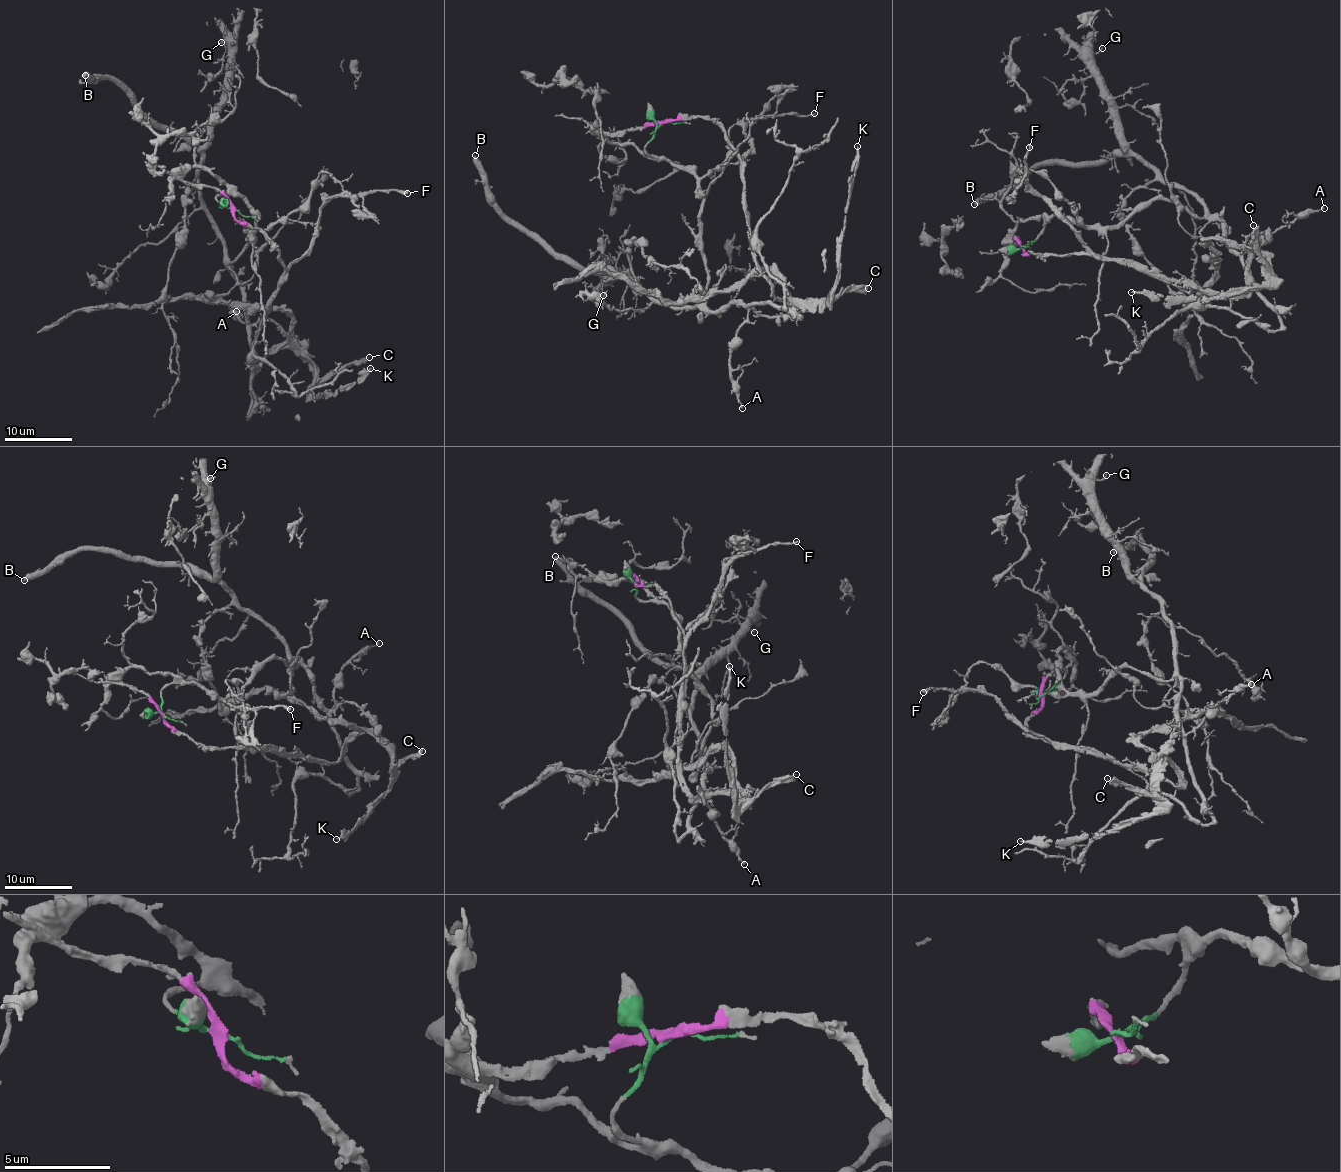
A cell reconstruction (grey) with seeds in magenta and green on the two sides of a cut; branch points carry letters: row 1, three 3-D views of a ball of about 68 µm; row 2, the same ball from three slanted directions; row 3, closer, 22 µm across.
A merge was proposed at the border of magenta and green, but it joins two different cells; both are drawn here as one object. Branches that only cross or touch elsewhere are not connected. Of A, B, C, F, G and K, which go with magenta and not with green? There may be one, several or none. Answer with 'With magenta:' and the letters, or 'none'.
With magenta: C, F, K

